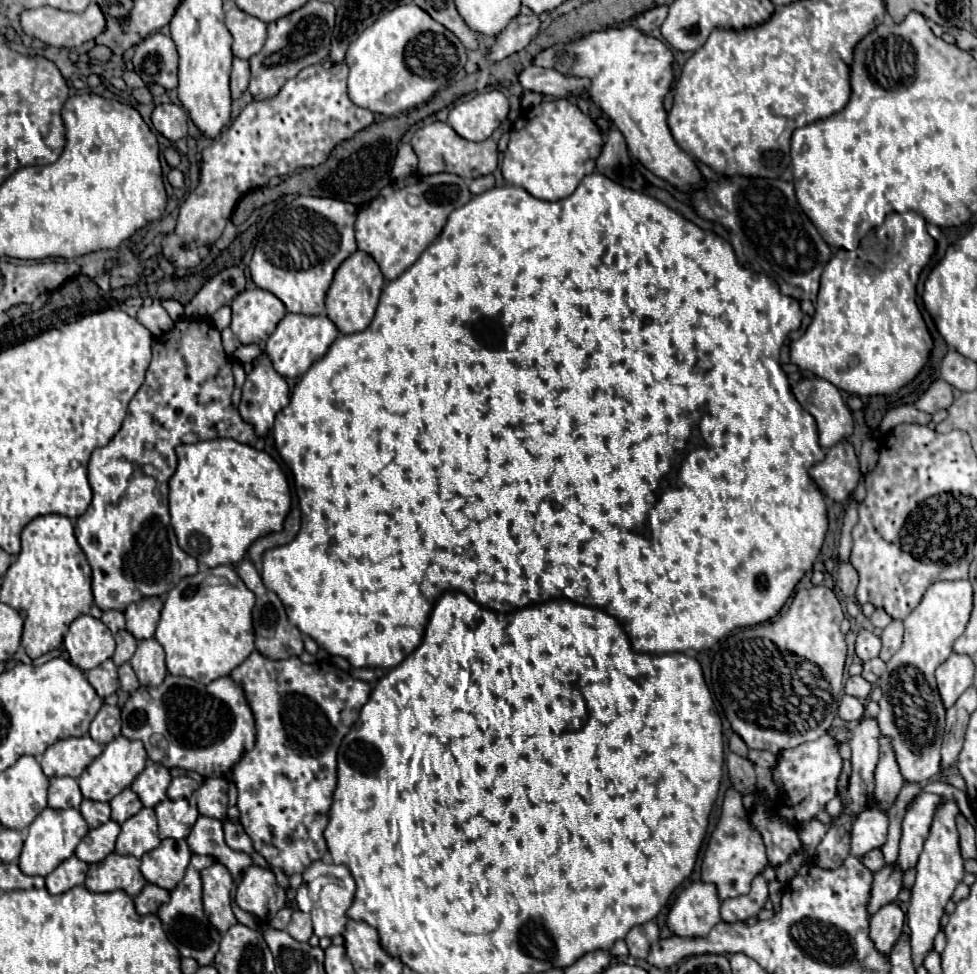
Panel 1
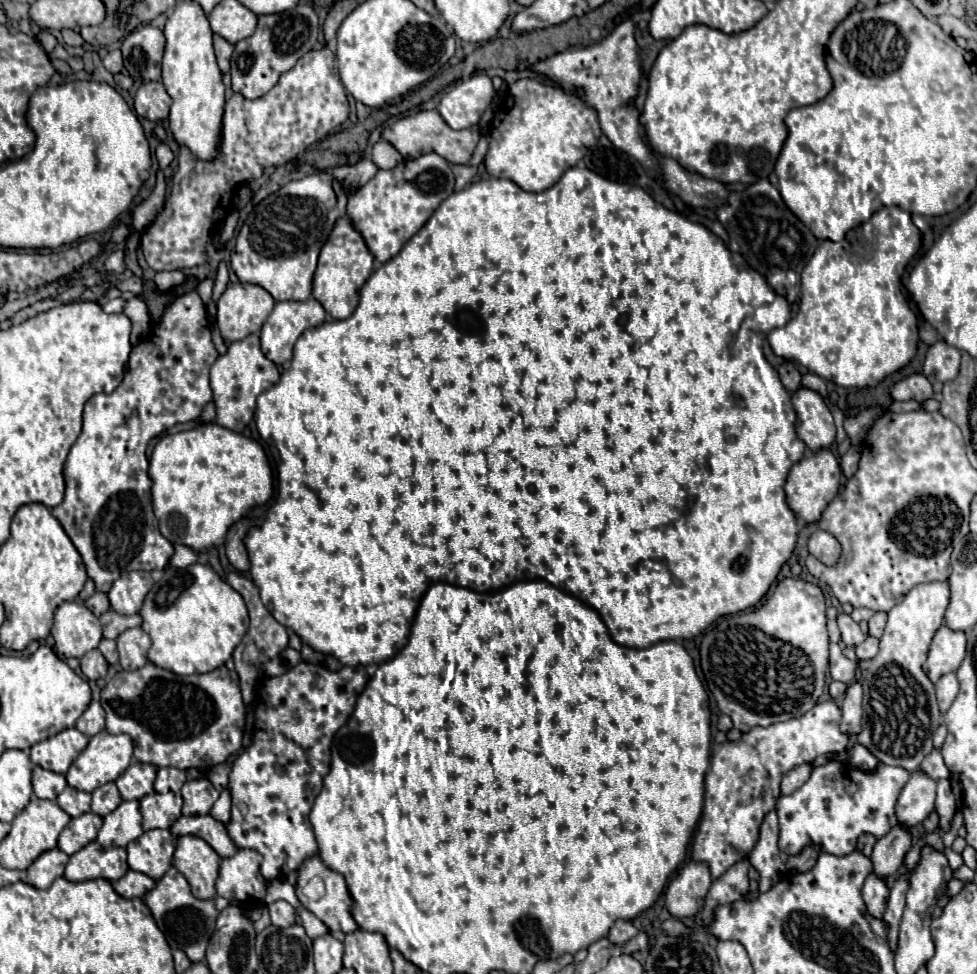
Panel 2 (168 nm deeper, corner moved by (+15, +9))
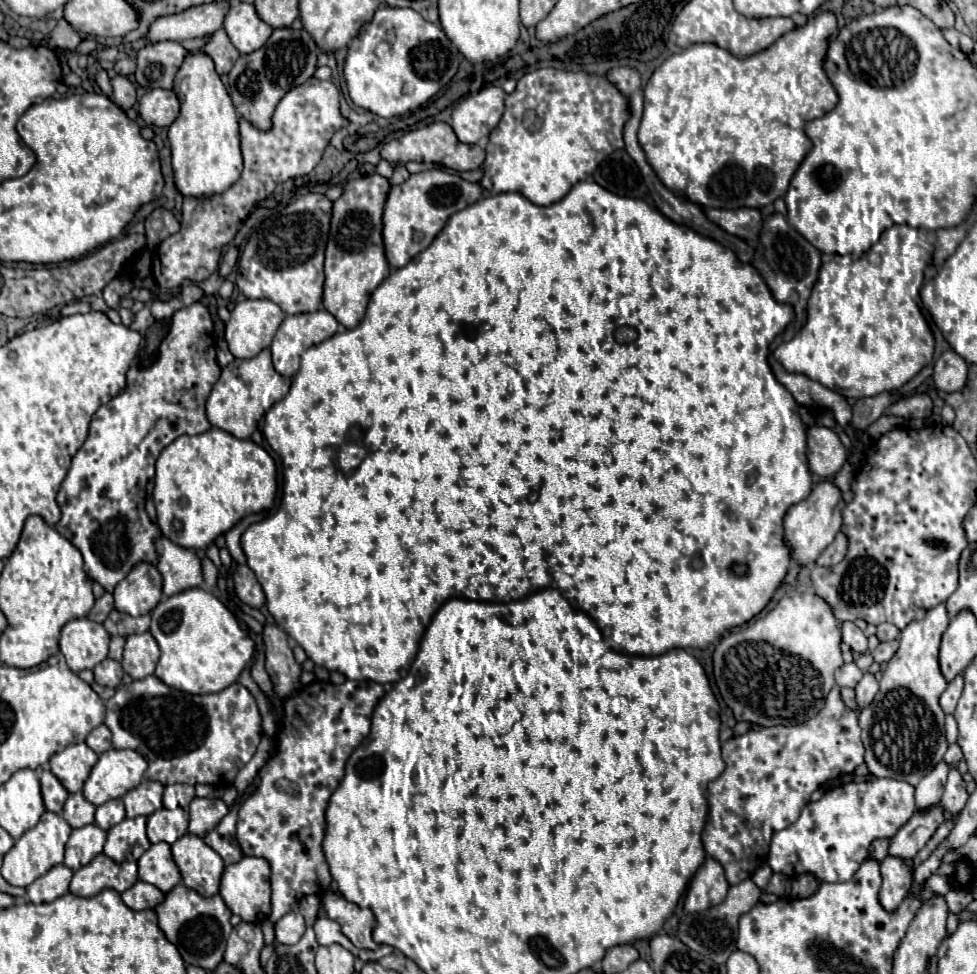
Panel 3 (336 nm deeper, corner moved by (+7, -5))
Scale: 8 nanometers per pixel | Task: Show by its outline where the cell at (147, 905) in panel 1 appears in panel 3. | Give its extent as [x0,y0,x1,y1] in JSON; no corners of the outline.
[122,882,164,910]

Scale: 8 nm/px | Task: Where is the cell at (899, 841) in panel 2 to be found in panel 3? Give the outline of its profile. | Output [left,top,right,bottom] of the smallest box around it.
[890,806,944,862]

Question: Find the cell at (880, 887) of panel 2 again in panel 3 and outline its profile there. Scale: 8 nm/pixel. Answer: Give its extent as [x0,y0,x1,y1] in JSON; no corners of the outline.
[880,856,912,912]

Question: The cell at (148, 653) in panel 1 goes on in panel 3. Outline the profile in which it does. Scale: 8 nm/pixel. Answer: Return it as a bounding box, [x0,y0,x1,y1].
[122,632,160,680]

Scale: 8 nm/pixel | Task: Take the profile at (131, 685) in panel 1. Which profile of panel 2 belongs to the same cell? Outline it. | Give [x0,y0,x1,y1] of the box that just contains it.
[98,638,118,664]

